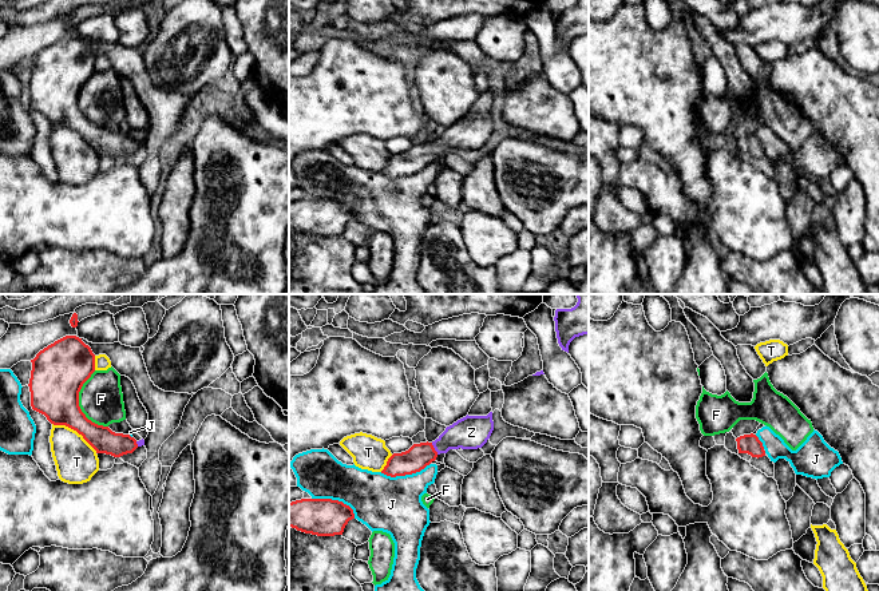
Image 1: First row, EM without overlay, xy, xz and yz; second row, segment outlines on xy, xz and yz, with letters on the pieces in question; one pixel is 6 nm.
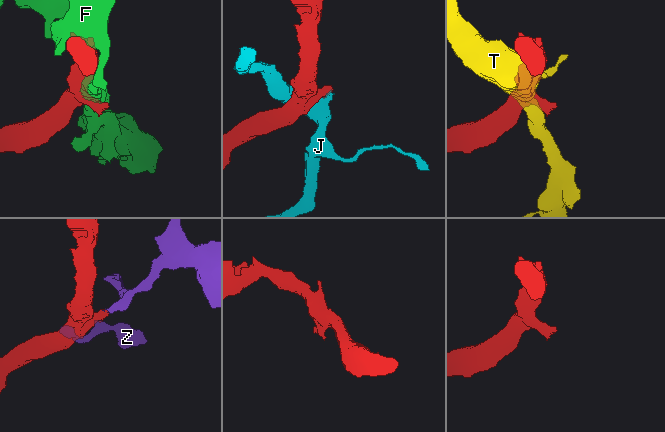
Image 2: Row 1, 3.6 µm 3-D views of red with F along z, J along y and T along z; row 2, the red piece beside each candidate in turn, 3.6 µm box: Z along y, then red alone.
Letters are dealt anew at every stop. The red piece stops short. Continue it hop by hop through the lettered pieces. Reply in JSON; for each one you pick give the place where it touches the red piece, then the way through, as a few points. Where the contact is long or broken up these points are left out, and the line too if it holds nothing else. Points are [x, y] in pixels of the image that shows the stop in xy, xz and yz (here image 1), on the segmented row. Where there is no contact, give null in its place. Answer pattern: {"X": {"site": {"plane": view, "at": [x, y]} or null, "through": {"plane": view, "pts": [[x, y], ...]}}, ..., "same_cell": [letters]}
{"Z": {"site": {"plane": "xz", "at": [434, 448]}, "through": {"plane": "xz", "pts": [[418, 456], [434, 448], [458, 435], [471, 432]]}}, "same_cell": ["Z"]}

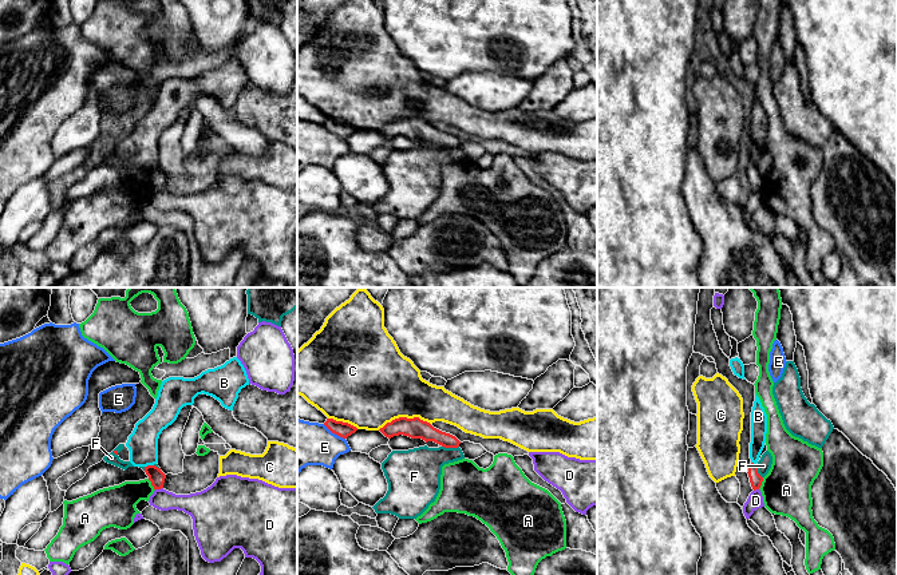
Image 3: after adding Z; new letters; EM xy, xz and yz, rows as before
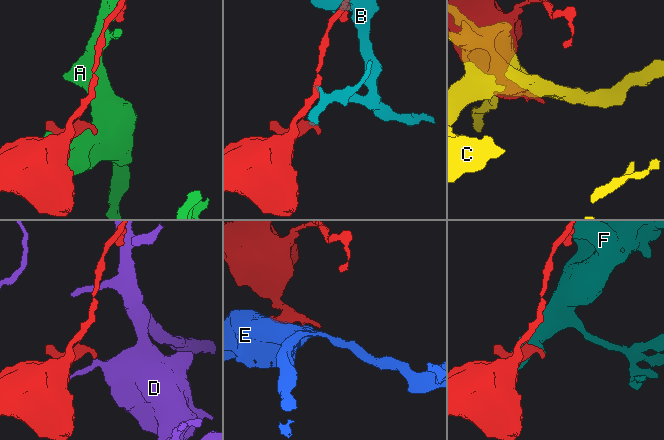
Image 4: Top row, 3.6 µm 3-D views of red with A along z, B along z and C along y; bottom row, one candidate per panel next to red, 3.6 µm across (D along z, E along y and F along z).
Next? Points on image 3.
{"B": {"site": {"plane": "xy", "at": [149, 466]}, "through": {"plane": "xy", "pts": [[157, 478], [149, 466], [142, 443]]}}, "same_cell": ["B"]}

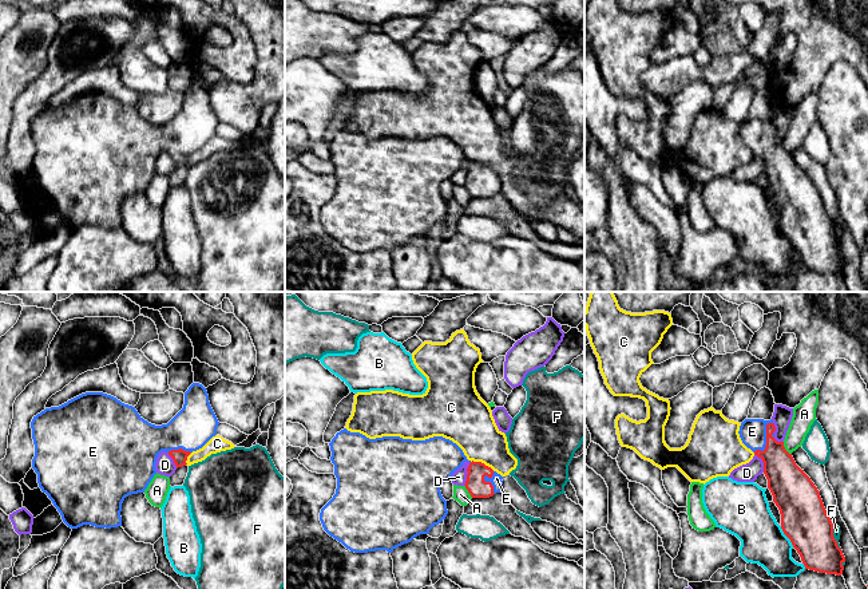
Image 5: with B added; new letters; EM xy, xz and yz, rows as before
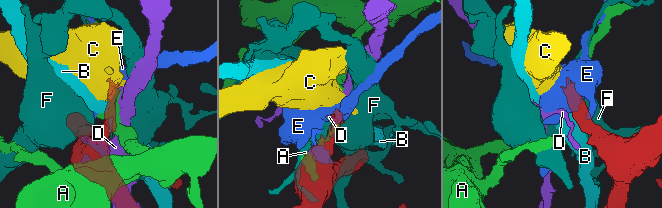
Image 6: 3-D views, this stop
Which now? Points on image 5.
{"E": {"site": {"plane": "yz", "at": [767, 439]}, "through": {"plane": "yz", "pts": [[784, 477], [767, 439], [752, 431]]}}, "same_cell": ["E"]}

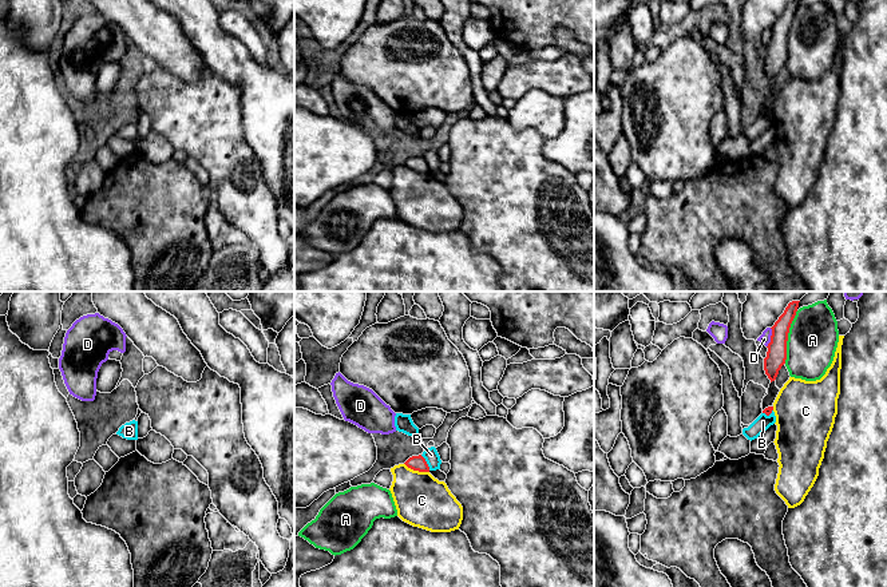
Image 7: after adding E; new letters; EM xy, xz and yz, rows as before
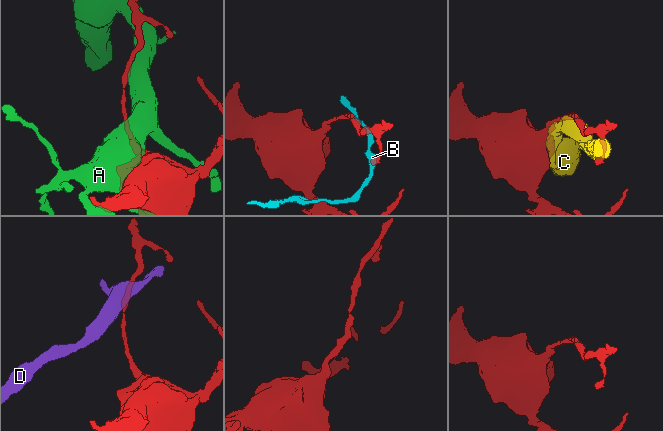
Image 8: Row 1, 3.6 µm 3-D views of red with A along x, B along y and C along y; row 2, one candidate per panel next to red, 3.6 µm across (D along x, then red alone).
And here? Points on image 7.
{"same_cell": []}

